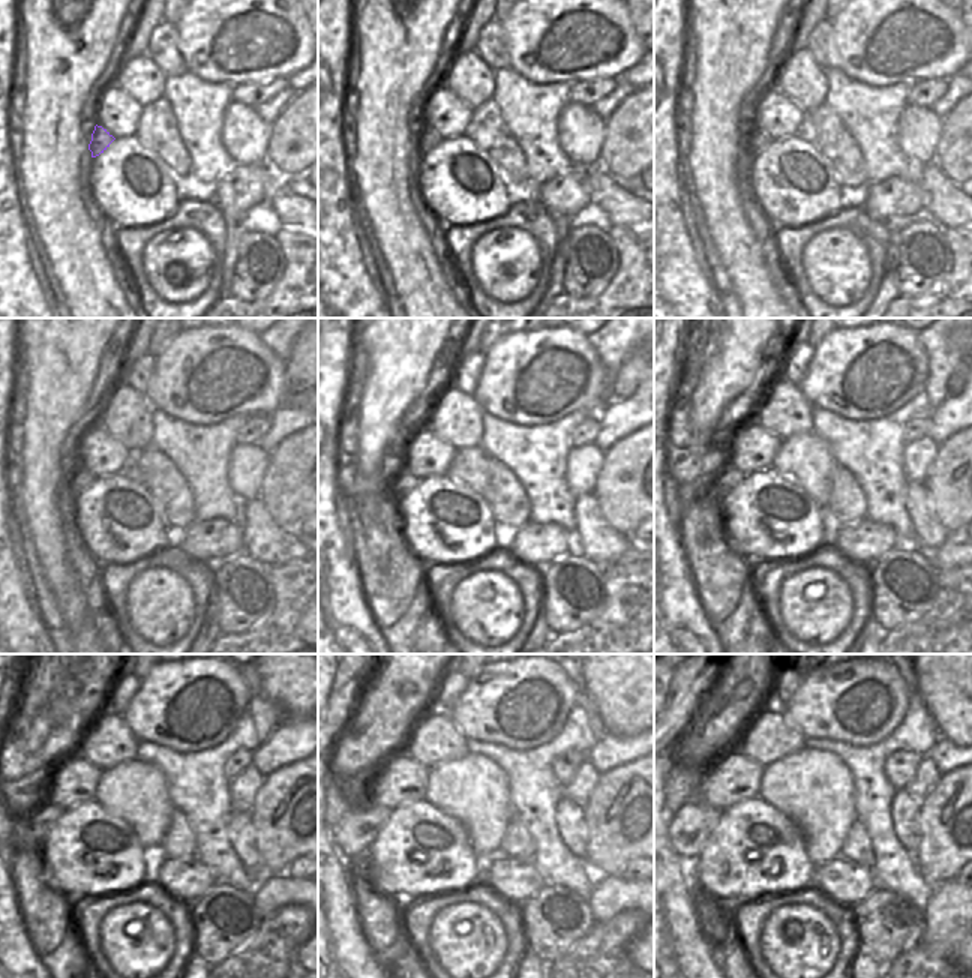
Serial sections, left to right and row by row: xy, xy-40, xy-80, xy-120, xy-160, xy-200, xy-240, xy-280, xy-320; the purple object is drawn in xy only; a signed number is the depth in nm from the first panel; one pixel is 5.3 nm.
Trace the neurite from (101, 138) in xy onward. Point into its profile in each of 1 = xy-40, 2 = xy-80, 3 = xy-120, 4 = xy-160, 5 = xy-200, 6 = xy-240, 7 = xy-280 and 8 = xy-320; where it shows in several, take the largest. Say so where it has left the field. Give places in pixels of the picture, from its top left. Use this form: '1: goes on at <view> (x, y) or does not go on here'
1: goes on at xy-40 (429, 140)
2: goes on at xy-80 (759, 141)
3: goes on at xy-120 (80, 479)
4: goes on at xy-160 (405, 480)
5: goes on at xy-200 (729, 477)
6: goes on at xy-240 (42, 818)
7: goes on at xy-280 (354, 834)
8: goes on at xy-320 (689, 828)

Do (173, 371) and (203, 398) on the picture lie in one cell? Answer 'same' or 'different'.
same

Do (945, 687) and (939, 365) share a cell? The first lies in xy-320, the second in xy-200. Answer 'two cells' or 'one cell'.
two cells

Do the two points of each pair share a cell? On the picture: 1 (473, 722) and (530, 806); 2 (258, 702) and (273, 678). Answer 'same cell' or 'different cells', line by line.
1: different cells
2: different cells

